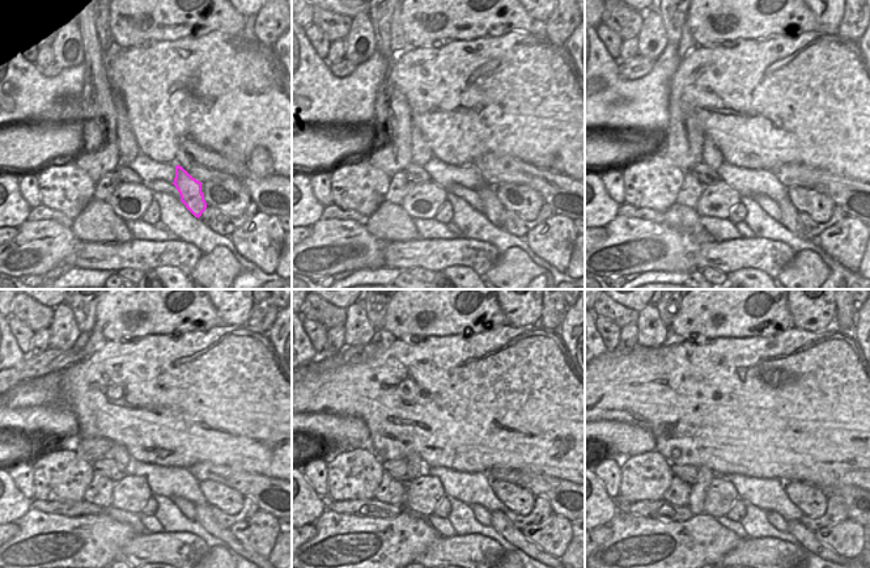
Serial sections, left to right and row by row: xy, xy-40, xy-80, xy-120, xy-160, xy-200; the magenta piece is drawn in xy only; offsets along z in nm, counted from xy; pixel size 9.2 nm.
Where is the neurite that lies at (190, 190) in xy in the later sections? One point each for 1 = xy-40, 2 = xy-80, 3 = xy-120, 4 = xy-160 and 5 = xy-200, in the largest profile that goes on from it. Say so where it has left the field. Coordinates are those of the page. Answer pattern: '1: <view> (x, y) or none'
1: xy-40 (493, 210)
2: xy-80 (789, 215)
3: xy-120 (204, 517)
4: xy-160 (500, 522)
5: xy-200 (806, 538)

